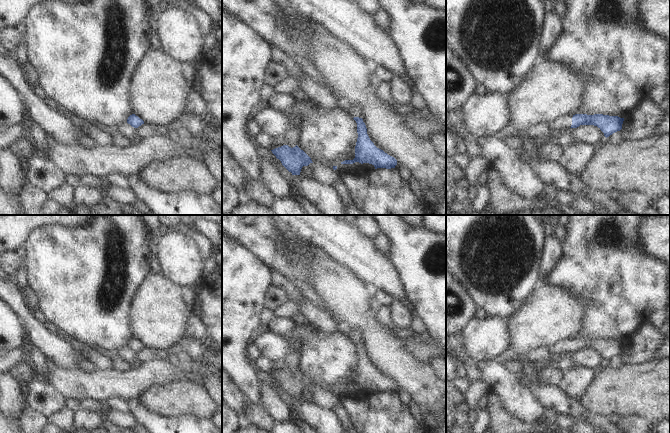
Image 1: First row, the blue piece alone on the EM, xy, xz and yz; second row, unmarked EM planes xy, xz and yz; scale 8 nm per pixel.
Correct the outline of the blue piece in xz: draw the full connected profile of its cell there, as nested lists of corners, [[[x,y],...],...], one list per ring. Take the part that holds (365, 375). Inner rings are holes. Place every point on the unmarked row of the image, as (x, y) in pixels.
[[[350,329],[346,331],[350,340],[357,347],[358,362],[355,370],[355,382],[353,384],[345,384],[341,388],[353,388],[355,386],[372,388],[375,393],[395,392],[397,384],[385,377],[383,374],[377,372],[370,364],[367,358],[367,352],[363,346],[363,340],[358,329]]]

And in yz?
[[[575,338],[557,342],[548,347],[548,350],[558,357],[562,353],[577,352],[580,349],[594,349],[597,350],[607,362],[622,353],[623,345],[624,342],[618,340]]]

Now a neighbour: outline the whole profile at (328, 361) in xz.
[[[295,326],[290,332],[291,340],[299,340],[296,346],[299,354],[297,370],[303,374],[313,387],[327,391],[337,391],[343,397],[361,397],[375,393],[369,387],[355,386],[343,388],[355,382],[358,362],[357,347],[344,330],[324,334],[315,326]]]

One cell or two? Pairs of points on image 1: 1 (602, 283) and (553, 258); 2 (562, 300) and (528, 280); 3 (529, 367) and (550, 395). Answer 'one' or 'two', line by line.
1: two
2: two
3: one

